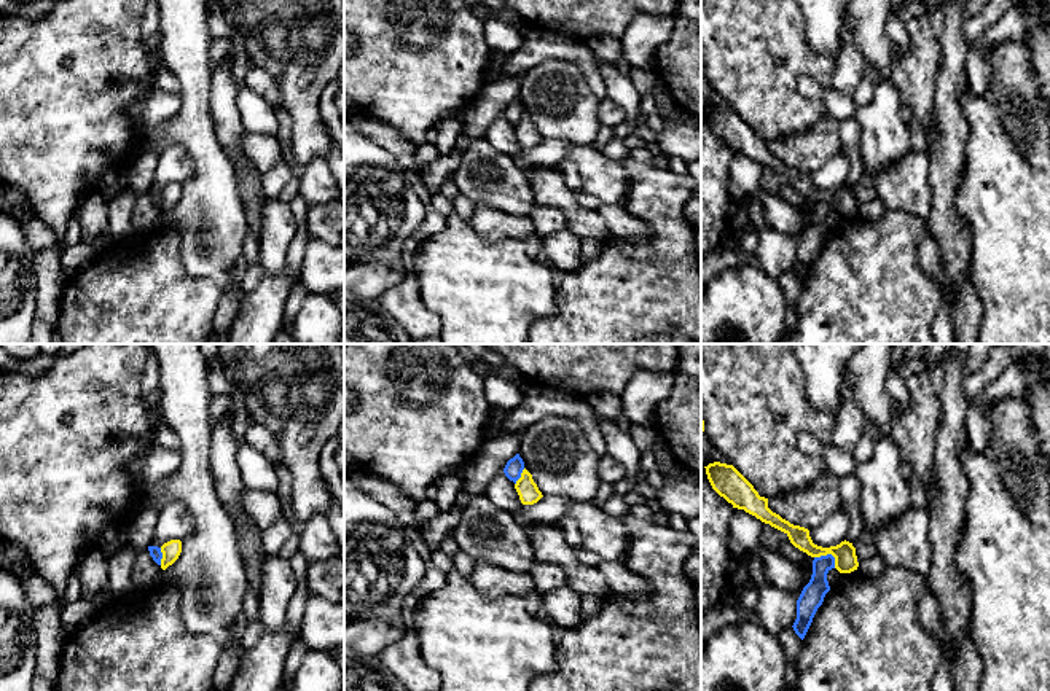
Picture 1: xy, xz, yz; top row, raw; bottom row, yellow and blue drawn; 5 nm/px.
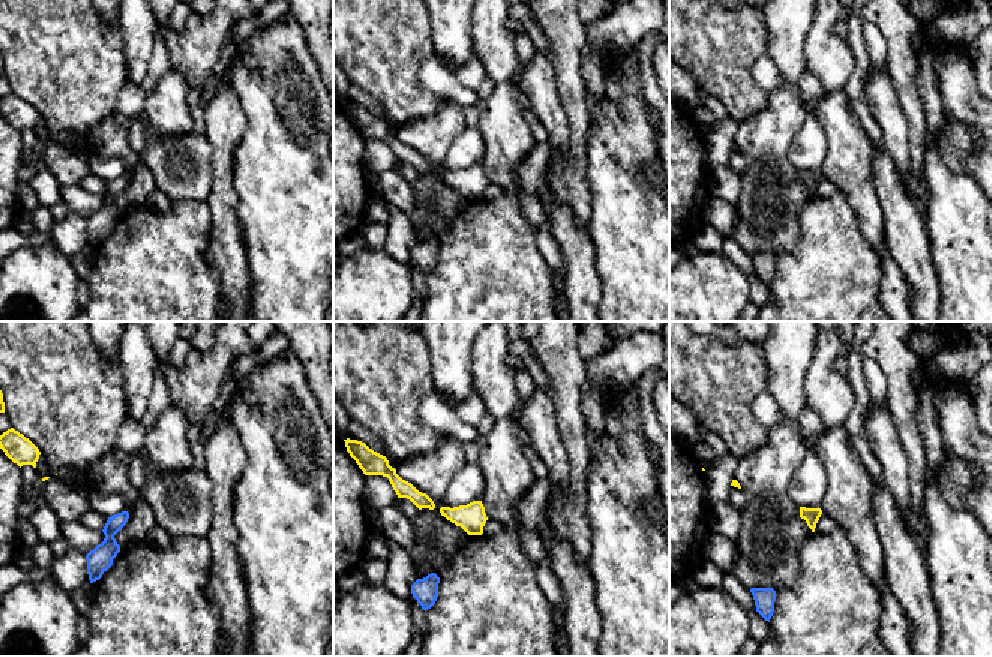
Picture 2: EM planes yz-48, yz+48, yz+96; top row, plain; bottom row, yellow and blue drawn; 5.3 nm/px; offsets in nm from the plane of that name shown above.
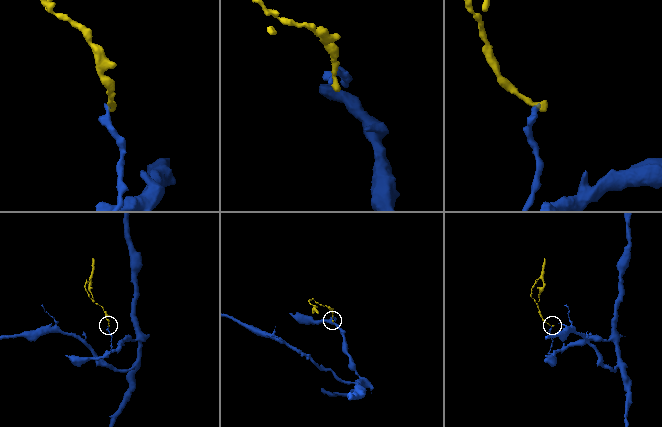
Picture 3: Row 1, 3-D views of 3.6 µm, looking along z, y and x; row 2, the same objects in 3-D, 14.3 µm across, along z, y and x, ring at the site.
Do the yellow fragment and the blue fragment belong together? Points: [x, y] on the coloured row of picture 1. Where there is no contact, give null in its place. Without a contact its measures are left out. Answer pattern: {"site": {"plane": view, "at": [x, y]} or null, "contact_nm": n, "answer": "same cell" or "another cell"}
{"site": {"plane": "yz", "at": [829, 553]}, "contact_nm": 130, "answer": "another cell"}

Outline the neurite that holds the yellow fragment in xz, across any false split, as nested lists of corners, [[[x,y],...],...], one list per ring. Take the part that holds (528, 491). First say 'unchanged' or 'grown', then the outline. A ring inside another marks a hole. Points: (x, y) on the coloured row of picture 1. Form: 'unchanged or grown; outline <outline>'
unchanged; outline [[[526,468],[523,470],[521,478],[516,481],[515,489],[523,505],[534,505],[543,497],[532,479],[532,474]]]

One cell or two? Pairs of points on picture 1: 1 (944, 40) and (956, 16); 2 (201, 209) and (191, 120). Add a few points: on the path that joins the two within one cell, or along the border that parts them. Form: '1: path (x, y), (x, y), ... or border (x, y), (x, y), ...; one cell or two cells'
1: path (948, 34), (950, 23); one cell
2: path (203, 187), (203, 145), (199, 142); one cell

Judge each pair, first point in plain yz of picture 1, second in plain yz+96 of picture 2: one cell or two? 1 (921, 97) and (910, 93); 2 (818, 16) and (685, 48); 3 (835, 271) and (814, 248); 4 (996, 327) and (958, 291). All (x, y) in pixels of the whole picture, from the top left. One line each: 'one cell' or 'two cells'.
1: two cells
2: two cells
3: one cell
4: one cell

